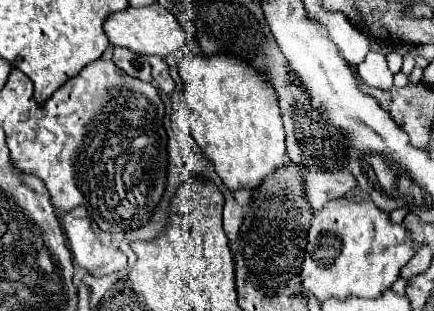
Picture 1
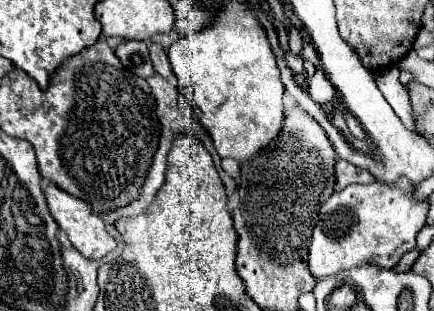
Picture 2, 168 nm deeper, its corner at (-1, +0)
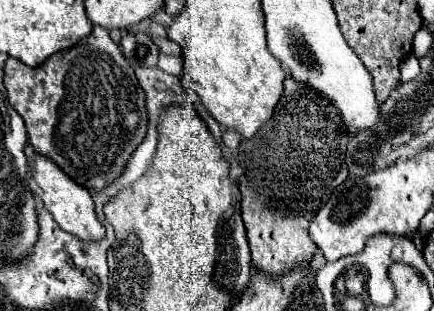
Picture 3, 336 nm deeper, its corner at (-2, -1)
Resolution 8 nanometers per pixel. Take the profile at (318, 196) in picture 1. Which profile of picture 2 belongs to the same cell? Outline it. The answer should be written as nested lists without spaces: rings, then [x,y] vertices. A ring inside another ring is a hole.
[[[337,159],[335,175],[337,175],[337,185],[335,185],[337,191],[351,185],[351,183],[367,183],[367,181],[375,179],[375,177],[371,177],[371,173],[367,169],[359,169],[359,167],[351,165],[349,161],[343,161],[343,159]]]

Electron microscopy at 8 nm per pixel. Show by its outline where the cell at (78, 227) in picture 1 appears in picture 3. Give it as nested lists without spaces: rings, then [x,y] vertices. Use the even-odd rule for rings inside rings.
[[[38,154],[34,156],[32,178],[36,180],[36,184],[42,190],[44,208],[54,216],[54,220],[58,222],[58,226],[62,230],[74,234],[76,238],[80,238],[84,242],[100,242],[100,238],[104,238],[106,230],[104,230],[104,226],[96,218],[94,200],[92,200],[92,196],[88,194],[86,188],[82,188],[76,182],[72,182],[64,172],[60,172],[60,168],[56,164],[52,164],[52,160],[48,160],[44,156],[38,156]]]

